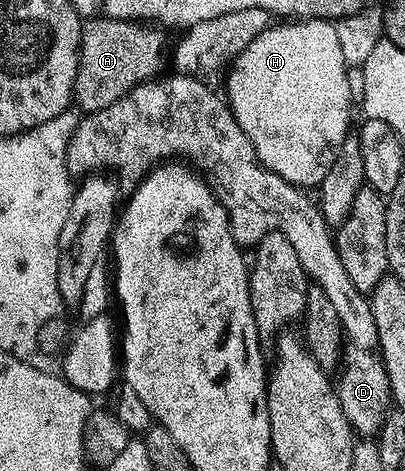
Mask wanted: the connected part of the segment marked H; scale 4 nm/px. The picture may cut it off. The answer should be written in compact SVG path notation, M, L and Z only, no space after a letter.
M325 19L276 22L274 25L267 27L261 37L254 40L248 48L242 51L226 72L226 75L228 75L225 98L231 107L233 117L237 117L237 125L241 125L245 129L245 137L249 137L249 141L253 141L253 147L257 149L257 155L265 166L273 173L277 173L277 177L289 181L295 187L318 188L328 173L329 167L333 165L338 150L341 149L342 142L349 134L347 126L351 123L351 79L347 76L347 72L349 72L349 66L341 51L341 40L338 36L336 24Z

